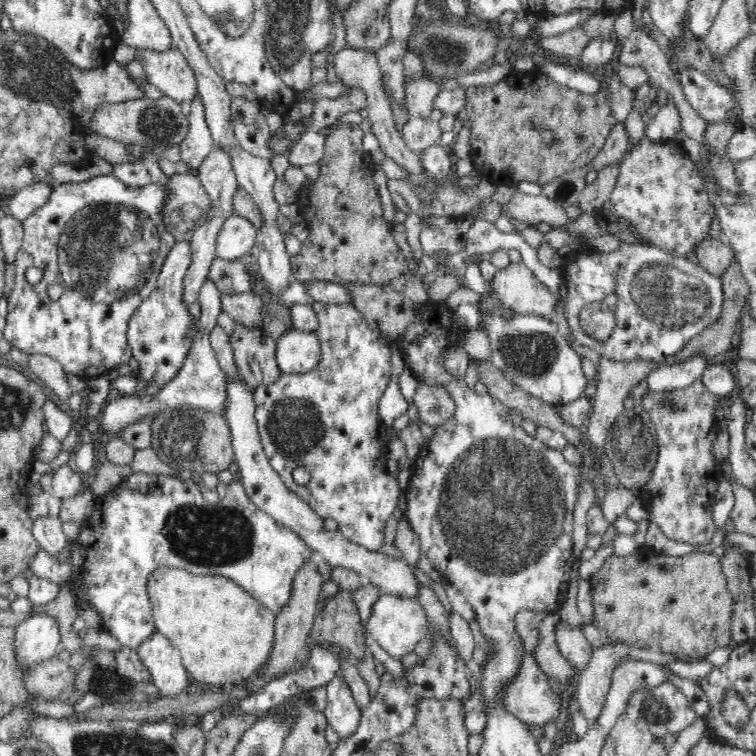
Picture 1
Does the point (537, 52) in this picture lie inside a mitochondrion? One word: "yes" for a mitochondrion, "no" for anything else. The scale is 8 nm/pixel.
no

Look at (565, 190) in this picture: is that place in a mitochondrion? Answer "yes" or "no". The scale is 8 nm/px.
no

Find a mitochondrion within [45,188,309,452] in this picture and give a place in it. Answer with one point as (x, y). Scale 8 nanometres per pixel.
(109, 249)

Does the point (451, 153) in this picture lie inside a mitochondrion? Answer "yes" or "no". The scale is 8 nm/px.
no

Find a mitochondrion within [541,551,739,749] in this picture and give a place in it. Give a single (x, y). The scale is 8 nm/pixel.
(655, 708)

